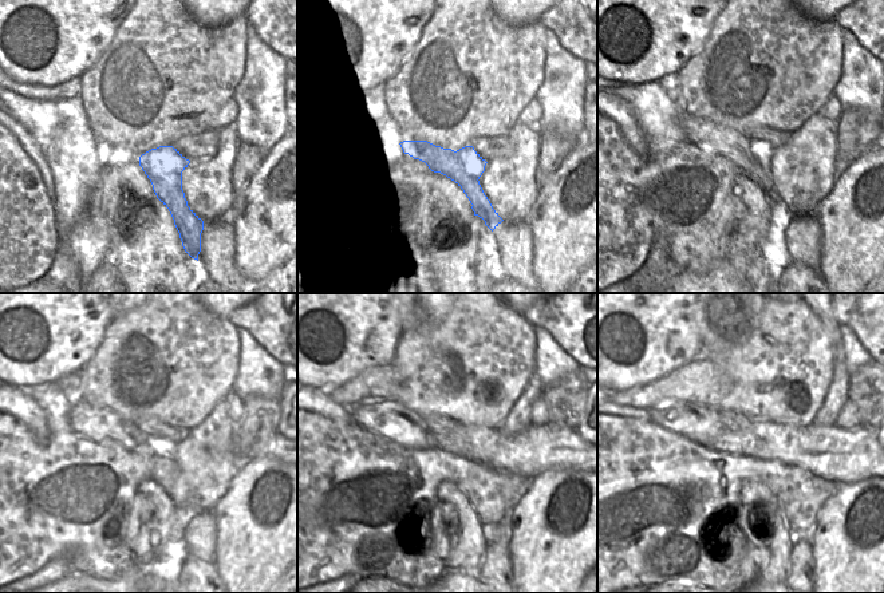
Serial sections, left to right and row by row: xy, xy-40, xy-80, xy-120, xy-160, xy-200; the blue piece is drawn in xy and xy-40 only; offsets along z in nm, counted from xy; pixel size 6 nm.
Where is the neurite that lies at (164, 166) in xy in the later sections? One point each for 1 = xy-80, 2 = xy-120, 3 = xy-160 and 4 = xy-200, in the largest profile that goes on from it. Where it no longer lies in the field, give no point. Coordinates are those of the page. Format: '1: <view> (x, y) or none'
1: xy-80 (753, 159)
2: xy-120 (102, 426)
3: xy-160 (393, 420)
4: xy-200 (698, 423)

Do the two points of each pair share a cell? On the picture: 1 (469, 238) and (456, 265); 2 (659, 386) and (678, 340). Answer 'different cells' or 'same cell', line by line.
1: same cell
2: different cells

